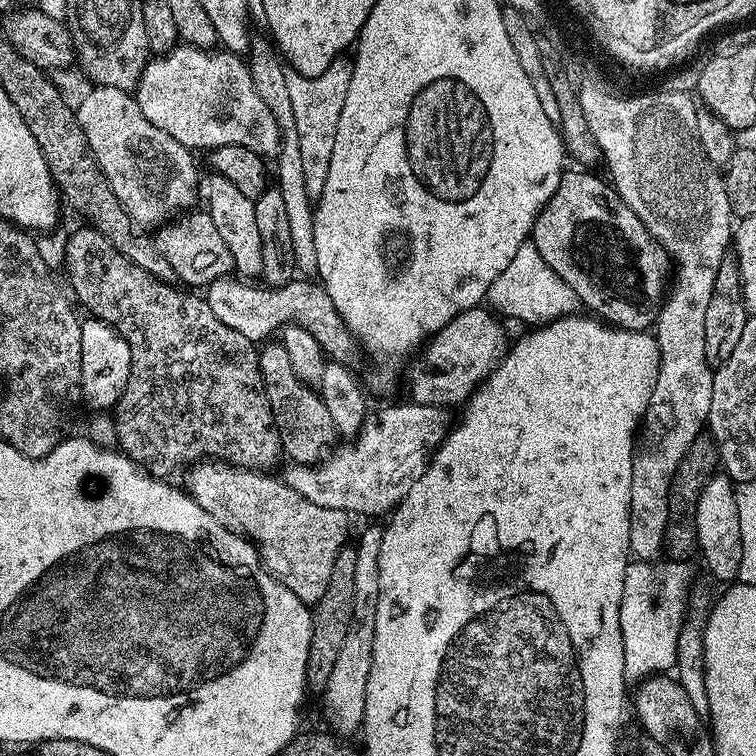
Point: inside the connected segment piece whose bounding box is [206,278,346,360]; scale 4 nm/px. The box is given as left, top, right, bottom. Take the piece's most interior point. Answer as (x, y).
(254, 314)

